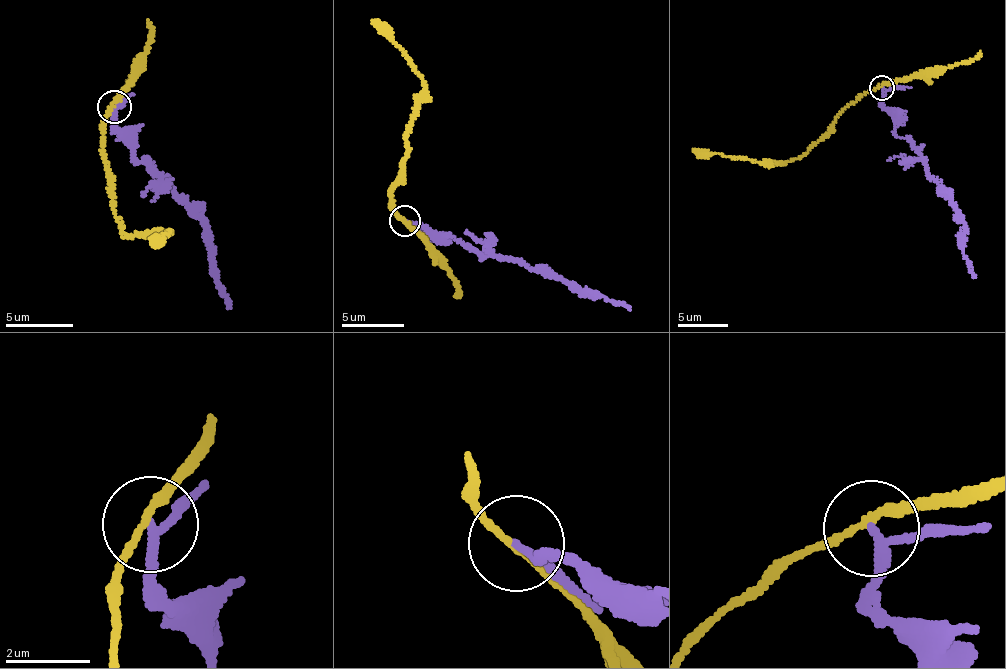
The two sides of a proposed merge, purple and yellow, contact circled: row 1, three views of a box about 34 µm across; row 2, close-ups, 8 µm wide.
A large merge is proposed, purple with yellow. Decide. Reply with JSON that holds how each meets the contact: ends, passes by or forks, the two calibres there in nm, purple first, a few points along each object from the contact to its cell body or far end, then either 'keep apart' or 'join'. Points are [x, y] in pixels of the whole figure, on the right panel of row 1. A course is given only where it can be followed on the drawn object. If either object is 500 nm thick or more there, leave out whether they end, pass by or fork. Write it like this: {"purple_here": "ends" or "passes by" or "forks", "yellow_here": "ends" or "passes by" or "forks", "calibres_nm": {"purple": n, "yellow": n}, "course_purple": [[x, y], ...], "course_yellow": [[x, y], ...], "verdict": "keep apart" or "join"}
{"purple_here": "passes by", "yellow_here": "passes by", "calibres_nm": {"purple": 160, "yellow": 150}, "course_purple": [[882, 86], [882, 103], [896, 134], [915, 147], [963, 225], [963, 258], [975, 277]], "course_yellow": [[882, 86], [845, 109], [827, 133], [795, 158], [762, 164], [693, 149]], "verdict": "keep apart"}

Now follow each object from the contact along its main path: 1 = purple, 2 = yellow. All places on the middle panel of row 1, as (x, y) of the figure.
1: (404, 221), (453, 236), (478, 251), (549, 269), (583, 293), (606, 297), (630, 309)
2: (404, 221), (391, 194), (403, 175), (407, 125), (424, 89), (423, 76), (372, 20)

